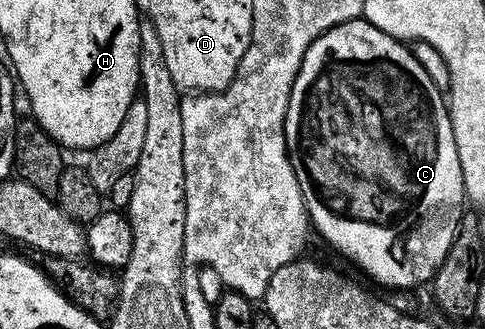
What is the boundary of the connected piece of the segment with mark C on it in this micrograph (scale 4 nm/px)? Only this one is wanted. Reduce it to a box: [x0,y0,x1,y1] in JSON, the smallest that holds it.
[285,17,467,289]

